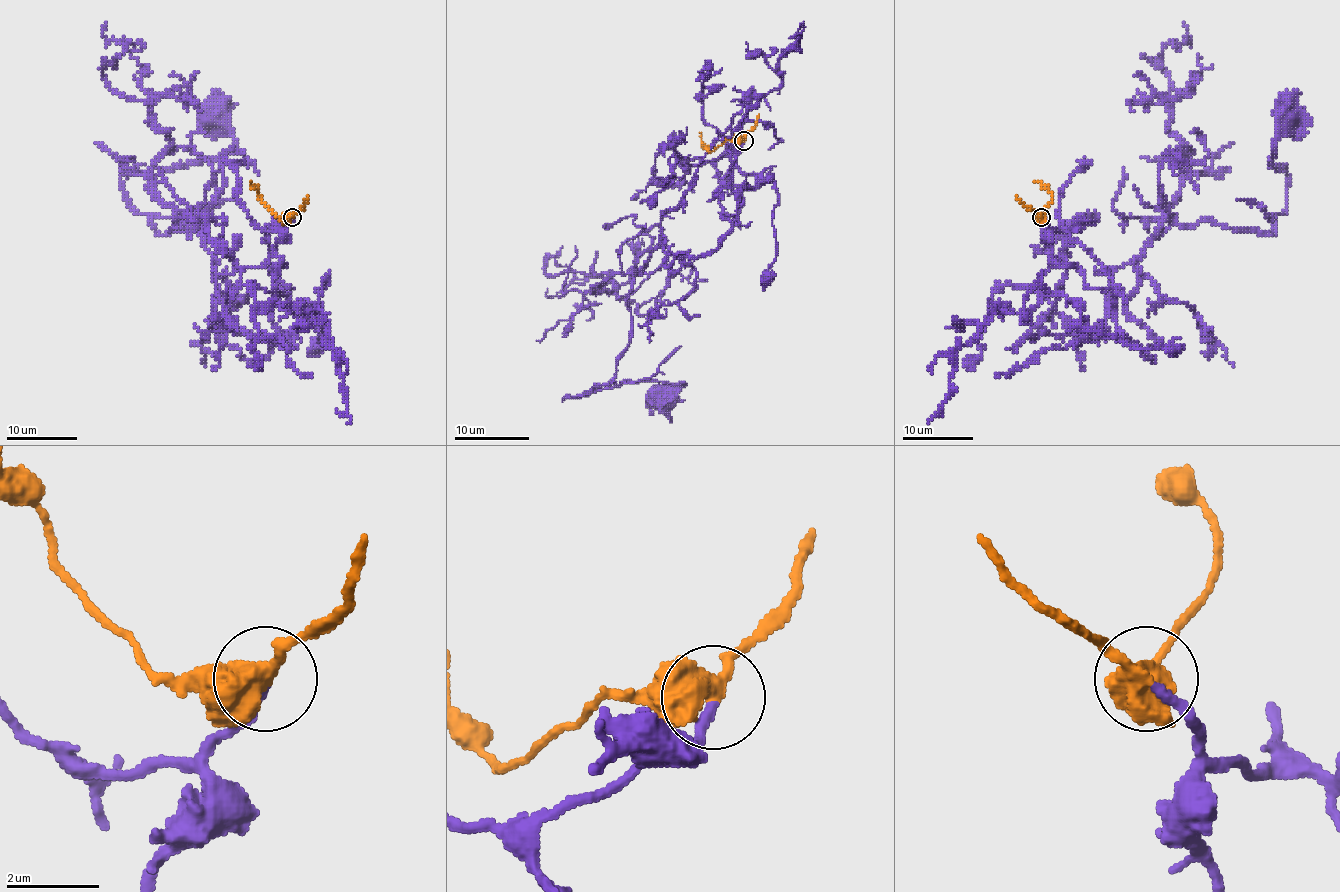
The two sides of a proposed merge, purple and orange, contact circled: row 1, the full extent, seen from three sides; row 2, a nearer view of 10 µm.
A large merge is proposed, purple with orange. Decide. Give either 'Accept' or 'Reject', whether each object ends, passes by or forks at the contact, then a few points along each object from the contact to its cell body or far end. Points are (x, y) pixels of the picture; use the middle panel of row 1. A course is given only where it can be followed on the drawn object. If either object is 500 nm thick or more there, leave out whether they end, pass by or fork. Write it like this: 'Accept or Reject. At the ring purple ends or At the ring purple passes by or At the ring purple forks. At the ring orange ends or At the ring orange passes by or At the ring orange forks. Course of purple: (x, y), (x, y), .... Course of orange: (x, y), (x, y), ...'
Accept. At the ring purple ends. At the ring orange passes by. Course of purple: (744, 142), (725, 151), (731, 231), (668, 266), (662, 229), (616, 372), (562, 400), (683, 385), (660, 396). Course of orange: (744, 140), (727, 140), (714, 151), (709, 151), (699, 132)

